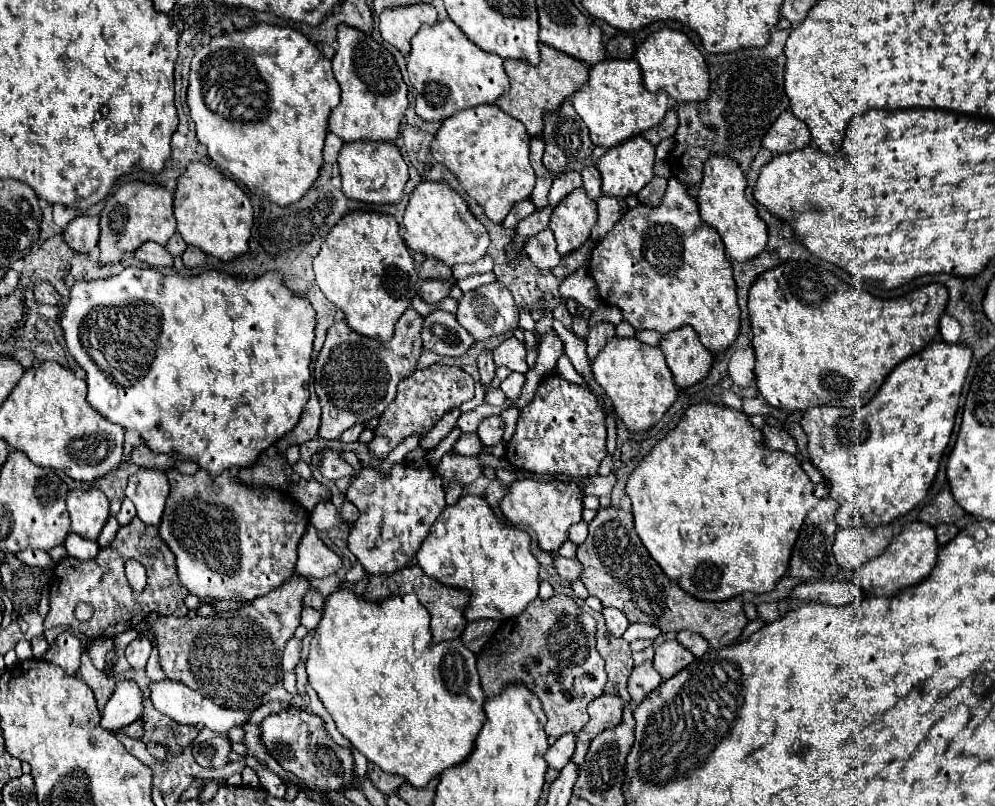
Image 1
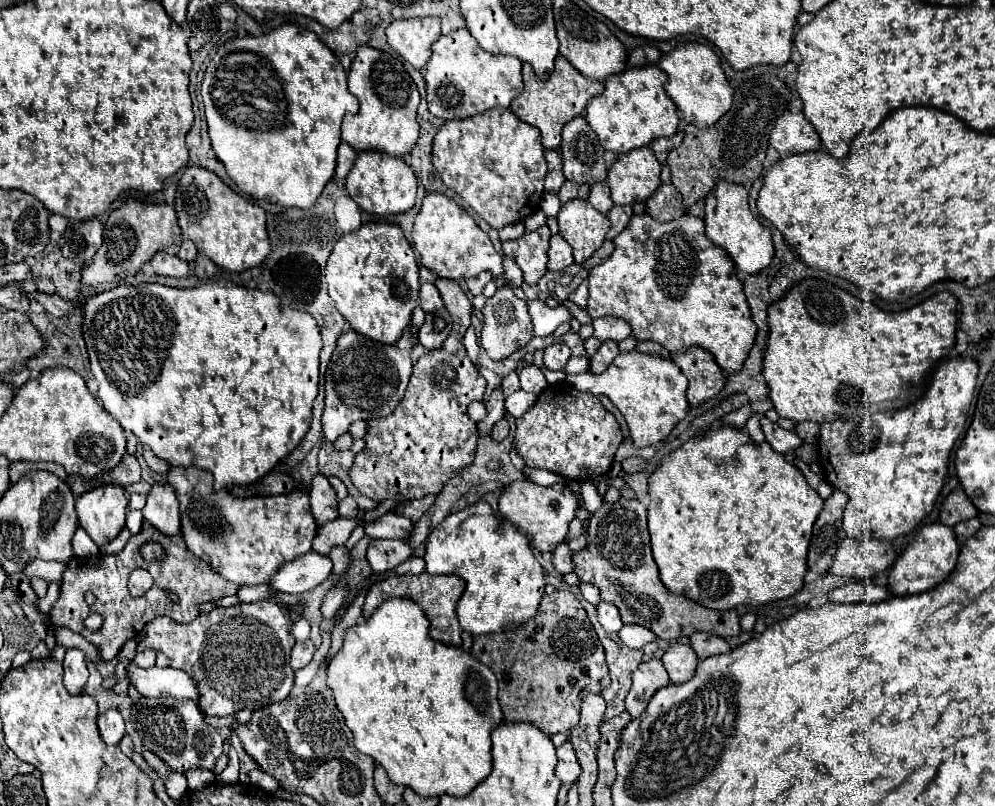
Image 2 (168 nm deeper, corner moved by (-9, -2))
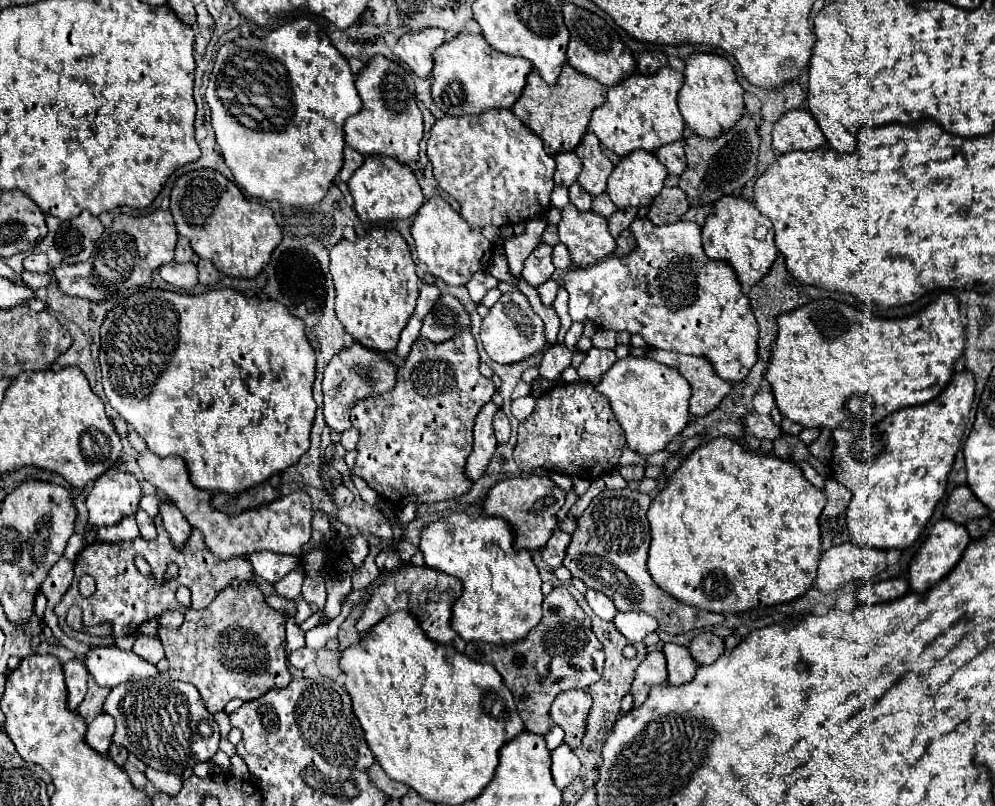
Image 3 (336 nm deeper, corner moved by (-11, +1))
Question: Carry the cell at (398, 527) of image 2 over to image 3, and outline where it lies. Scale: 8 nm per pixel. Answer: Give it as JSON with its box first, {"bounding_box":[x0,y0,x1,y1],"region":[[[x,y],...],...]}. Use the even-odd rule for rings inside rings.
{"bounding_box":[420,513,544,643],"region":[[[452,513],[440,521],[434,521],[434,523],[428,523],[420,529],[420,551],[424,553],[424,561],[430,569],[438,569],[438,571],[444,571],[448,575],[454,575],[462,581],[462,595],[458,598],[458,601],[452,605],[452,629],[464,639],[464,641],[486,641],[486,643],[512,643],[512,641],[518,641],[518,639],[524,639],[542,619],[542,602],[544,595],[540,591],[540,585],[542,585],[542,579],[538,575],[538,569],[532,561],[532,555],[526,551],[526,549],[516,549],[514,547],[514,541],[516,541],[516,533],[512,529],[512,525],[502,519],[502,517],[490,517],[490,515],[484,515],[480,513],[478,517],[476,515],[468,515],[468,513]]]}

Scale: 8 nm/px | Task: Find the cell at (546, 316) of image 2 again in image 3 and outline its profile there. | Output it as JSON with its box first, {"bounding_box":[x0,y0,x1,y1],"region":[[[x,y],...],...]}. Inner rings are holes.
{"bounding_box":[564,217,758,381],"region":[[[636,217],[630,231],[636,239],[636,249],[630,255],[608,257],[586,271],[568,271],[564,275],[564,289],[570,293],[568,313],[572,321],[590,319],[602,329],[640,333],[650,347],[706,357],[724,381],[742,381],[756,363],[758,325],[750,301],[740,289],[736,271],[726,265],[726,261],[714,261],[704,253],[700,227],[692,221],[658,227],[646,217]]]}

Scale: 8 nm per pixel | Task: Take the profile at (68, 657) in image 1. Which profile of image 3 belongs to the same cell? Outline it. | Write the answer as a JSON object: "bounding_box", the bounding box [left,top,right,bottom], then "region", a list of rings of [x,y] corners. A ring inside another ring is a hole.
{"bounding_box":[64,659,88,709],"region":[[[70,659],[68,663],[64,663],[64,677],[68,687],[68,707],[76,709],[86,695],[88,669],[84,669],[84,663],[80,659]]]}

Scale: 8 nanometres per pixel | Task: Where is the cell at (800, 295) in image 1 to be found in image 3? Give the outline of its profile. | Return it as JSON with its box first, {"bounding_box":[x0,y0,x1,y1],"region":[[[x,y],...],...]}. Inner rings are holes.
{"bounding_box":[766,293,964,429],"region":[[[942,293],[918,311],[902,319],[882,319],[836,299],[816,299],[792,313],[778,317],[778,337],[772,349],[766,381],[772,385],[776,405],[782,417],[802,427],[844,427],[858,429],[874,425],[888,413],[928,403],[940,395],[954,373],[954,361],[964,351],[964,327],[958,315],[958,299]]]}

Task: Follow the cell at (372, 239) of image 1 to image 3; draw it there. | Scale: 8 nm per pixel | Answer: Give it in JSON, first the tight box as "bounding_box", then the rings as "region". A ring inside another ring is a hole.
{"bounding_box":[330,227,420,351],"region":[[[374,227],[356,241],[340,239],[330,253],[330,273],[336,287],[336,315],[344,329],[364,347],[392,351],[414,313],[420,279],[408,243],[396,229]]]}

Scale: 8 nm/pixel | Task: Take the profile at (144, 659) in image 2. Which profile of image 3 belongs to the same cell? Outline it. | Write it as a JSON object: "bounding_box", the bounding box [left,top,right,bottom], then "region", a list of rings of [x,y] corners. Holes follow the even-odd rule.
{"bounding_box":[132,637,164,663],"region":[[[136,637],[132,651],[150,663],[158,663],[164,657],[164,649],[160,641],[152,641],[152,637]]]}

